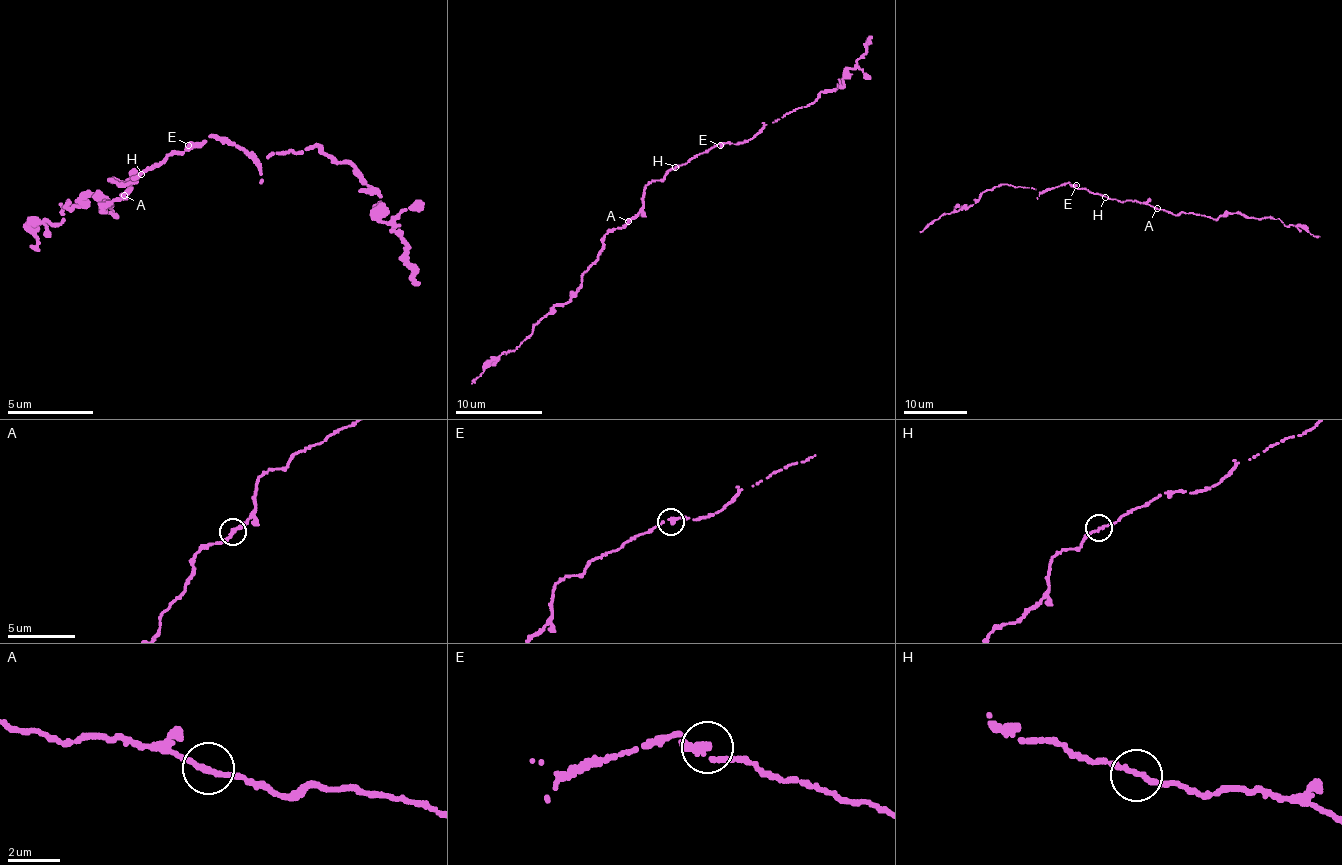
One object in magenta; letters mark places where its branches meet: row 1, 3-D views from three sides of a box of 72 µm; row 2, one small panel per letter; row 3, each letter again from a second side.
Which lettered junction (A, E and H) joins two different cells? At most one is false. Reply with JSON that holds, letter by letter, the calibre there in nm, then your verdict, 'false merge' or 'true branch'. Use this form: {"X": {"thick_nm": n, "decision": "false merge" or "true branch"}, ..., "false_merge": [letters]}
{"A": {"thick_nm": 260, "decision": "true branch"}, "E": {"thick_nm": 260, "decision": "true branch"}, "H": {"thick_nm": 200, "decision": "true branch"}, "false_merge": []}

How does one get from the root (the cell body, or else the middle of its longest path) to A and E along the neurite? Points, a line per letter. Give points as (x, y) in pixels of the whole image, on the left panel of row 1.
A: (144, 173), (136, 176), (133, 184), (110, 181), (123, 180), (126, 184), (130, 183), (122, 194)
E: (144, 173), (145, 169), (154, 170), (158, 163), (163, 163), (174, 152), (184, 153), (188, 145)

